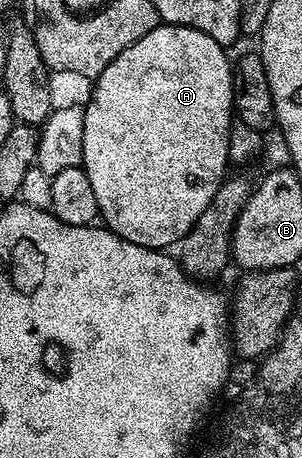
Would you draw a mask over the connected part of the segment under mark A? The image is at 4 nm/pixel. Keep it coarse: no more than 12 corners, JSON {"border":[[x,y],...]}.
{"border":[[158,25],[84,107],[101,223],[170,250],[227,175],[232,60]]}

